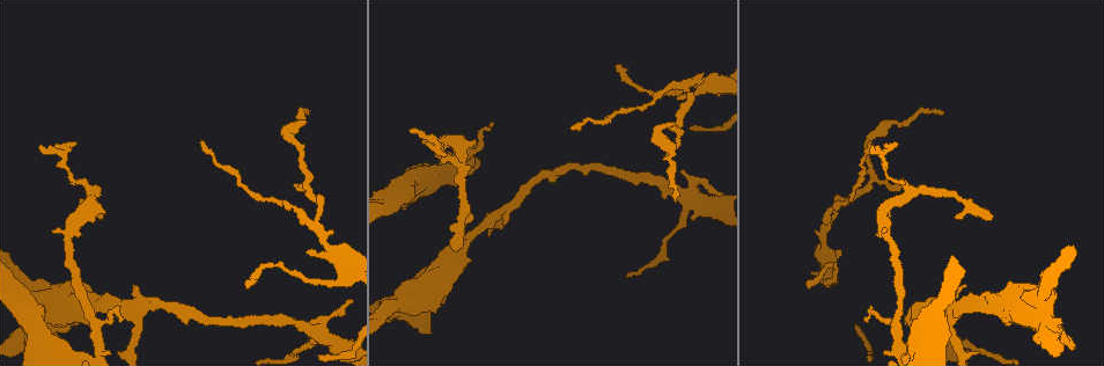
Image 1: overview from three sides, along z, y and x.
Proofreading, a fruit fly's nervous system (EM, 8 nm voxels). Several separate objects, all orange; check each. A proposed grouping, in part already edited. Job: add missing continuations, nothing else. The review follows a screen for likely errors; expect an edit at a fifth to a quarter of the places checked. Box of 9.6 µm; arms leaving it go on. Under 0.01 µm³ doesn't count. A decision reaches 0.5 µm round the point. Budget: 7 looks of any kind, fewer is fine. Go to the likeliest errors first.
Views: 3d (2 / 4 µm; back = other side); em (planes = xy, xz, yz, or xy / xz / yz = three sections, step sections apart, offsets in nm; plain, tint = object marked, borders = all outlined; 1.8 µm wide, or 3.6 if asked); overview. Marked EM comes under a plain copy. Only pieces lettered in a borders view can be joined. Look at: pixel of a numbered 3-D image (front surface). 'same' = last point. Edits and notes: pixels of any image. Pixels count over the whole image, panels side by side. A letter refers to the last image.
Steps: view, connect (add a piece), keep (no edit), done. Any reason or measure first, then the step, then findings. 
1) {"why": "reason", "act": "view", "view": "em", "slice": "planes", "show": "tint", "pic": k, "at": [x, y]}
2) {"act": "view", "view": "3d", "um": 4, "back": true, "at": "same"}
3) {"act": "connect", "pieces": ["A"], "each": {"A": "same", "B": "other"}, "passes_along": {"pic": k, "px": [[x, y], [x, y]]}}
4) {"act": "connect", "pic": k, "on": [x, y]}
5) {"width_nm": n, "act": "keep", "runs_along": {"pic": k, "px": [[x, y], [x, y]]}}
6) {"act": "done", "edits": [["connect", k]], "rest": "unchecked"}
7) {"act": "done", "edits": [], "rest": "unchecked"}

{"why": "thick turns thin", "act": "view", "view": "3d", "um": 2, "pic": 1, "at": [671, 162]}

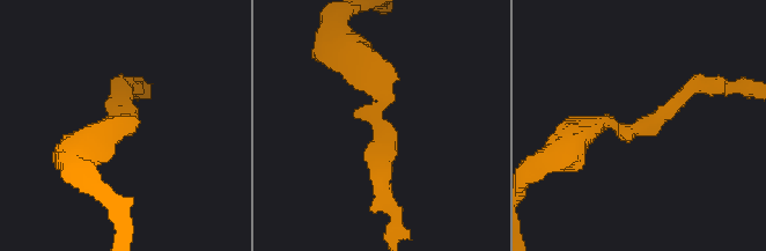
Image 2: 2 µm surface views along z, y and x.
{"why": "need the tissue", "act": "view", "view": "em", "slice": "xy", "step": 4, "show": "borders", "pic": 2, "at": [120, 129]}

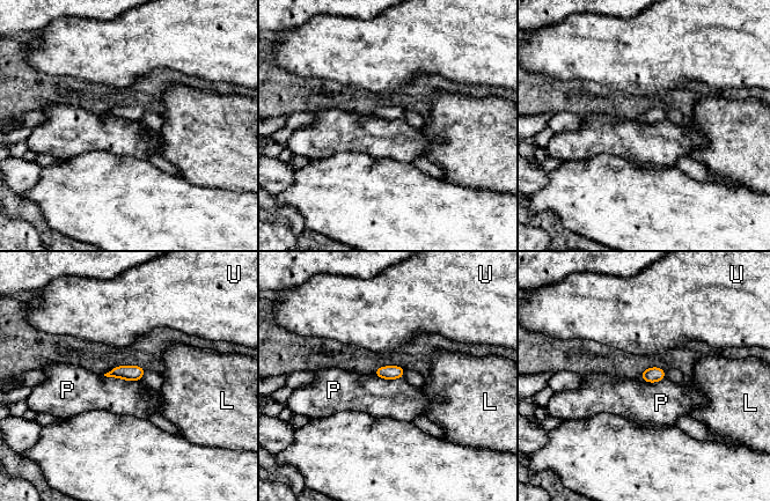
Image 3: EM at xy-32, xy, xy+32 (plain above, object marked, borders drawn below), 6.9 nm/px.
{"act": "keep", "each": {"L": "other", "P": "other", "U": "other"}, "border": {"pic": 3, "px": [[103, 375], [130, 381], [140, 380]]}, "found": "no lettered piece goes on from it"}

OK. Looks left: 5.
{"why": "end of a long branch", "act": "view", "view": "em", "slice": "xz", "step": 8, "show": "tint", "pic": 1, "at": [617, 67]}

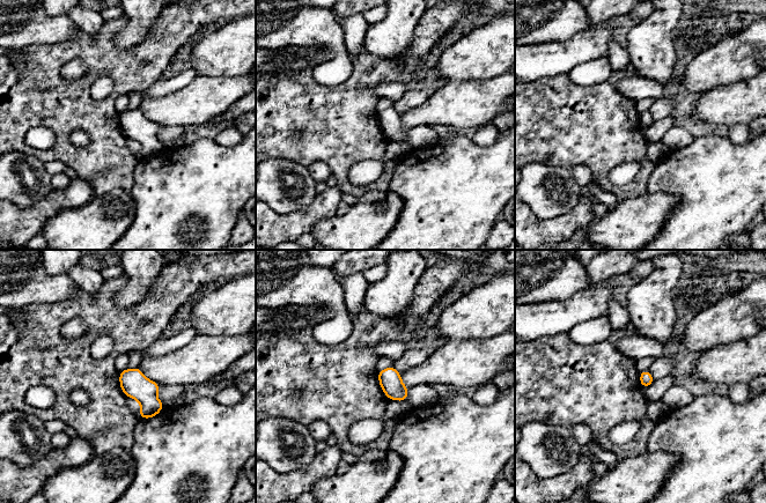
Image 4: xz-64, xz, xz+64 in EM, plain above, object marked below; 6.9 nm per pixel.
{"act": "view", "view": "em", "slice": "xz", "step": 8, "show": "borders", "at": "same"}

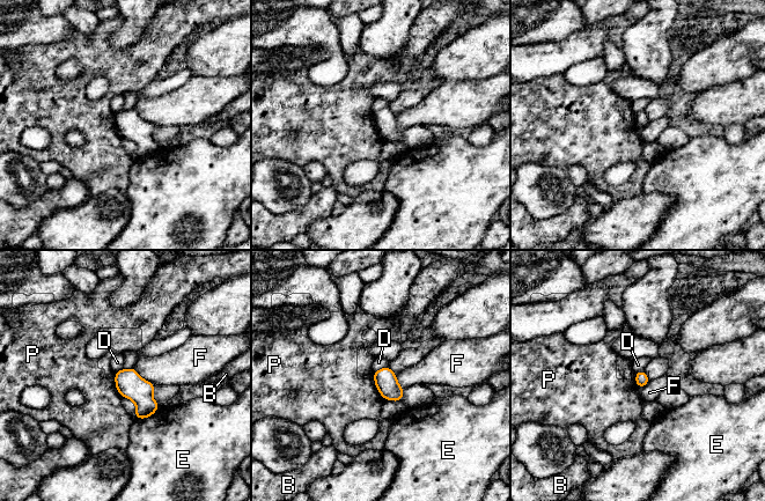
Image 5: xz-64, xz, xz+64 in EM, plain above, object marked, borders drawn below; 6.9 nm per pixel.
{"width_nm": 90, "act": "keep", "each": {"B": "other", "D": "other", "E": "other", "F": "other", "P": "other"}, "border": {"pic": 5, "px": [[373, 380], [377, 391], [384, 398]]}, "found": "none of them fits"}

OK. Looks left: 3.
{"why": "branch stops here", "act": "view", "view": "3d", "um": 4, "pic": 1, "at": [201, 142]}

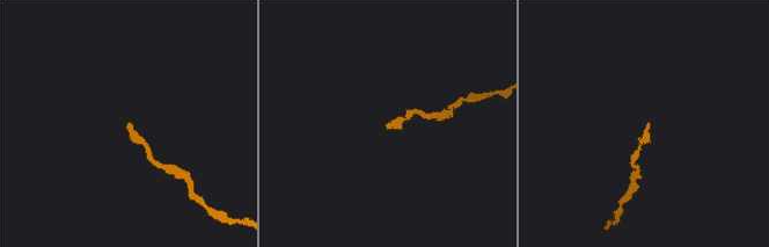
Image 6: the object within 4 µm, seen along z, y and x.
{"act": "view", "view": "em", "um": 3.6, "slice": "xz", "step": 4, "show": "tint", "pic": 6, "at": [647, 124]}

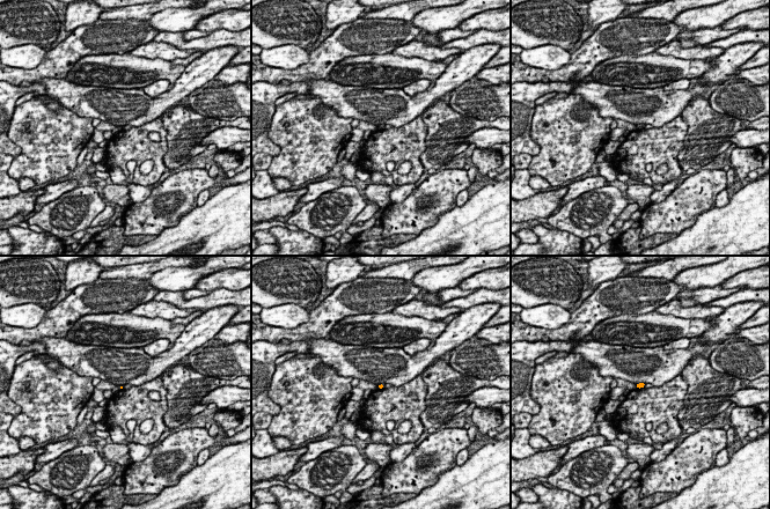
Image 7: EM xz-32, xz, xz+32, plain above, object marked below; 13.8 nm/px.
{"act": "view", "view": "em", "um": 3.6, "slice": "planes", "show": "borders", "at": "same"}

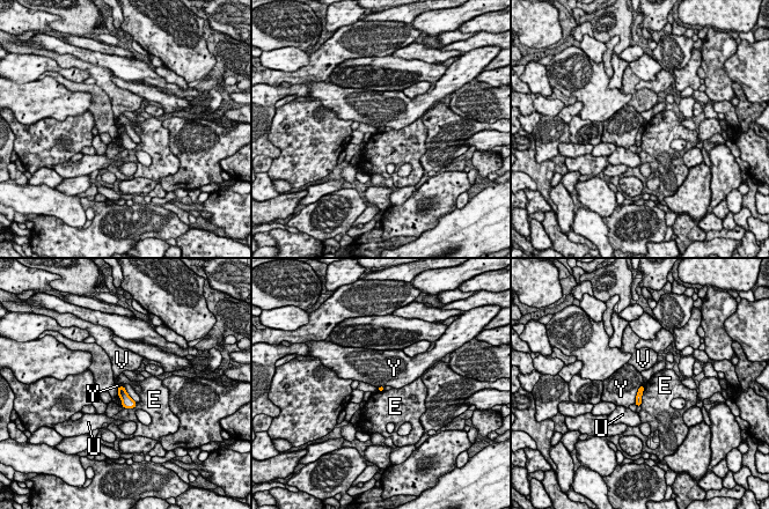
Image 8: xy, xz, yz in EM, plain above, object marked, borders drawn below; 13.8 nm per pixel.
{"act": "keep", "each": {"E": "other", "U": "other", "V": "other", "Y": "other"}, "border": {"pic": 8, "px": [[642, 384], [634, 403]]}, "found": "no lettered piece goes on from it"}

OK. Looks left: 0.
{"act": "done", "edits": [], "rest": "unchecked"}

